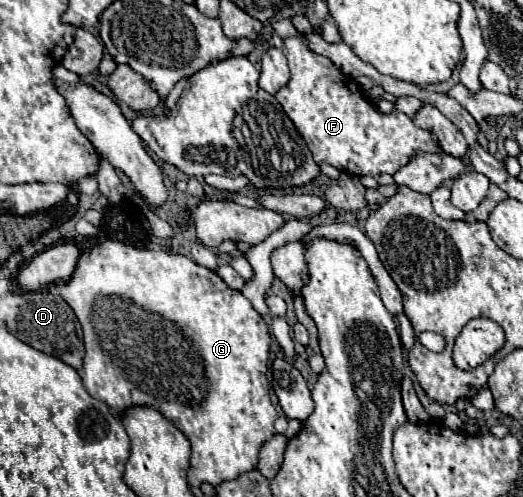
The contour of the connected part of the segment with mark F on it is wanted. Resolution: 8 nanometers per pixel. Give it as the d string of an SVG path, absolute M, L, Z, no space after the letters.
M304 36L284 38L282 52L288 58L292 78L276 92L276 100L294 122L316 162L326 162L354 176L378 178L380 174L396 174L400 166L406 166L418 154L442 154L432 130L416 126L410 116L396 108L390 114L380 112L330 58L312 52Z

